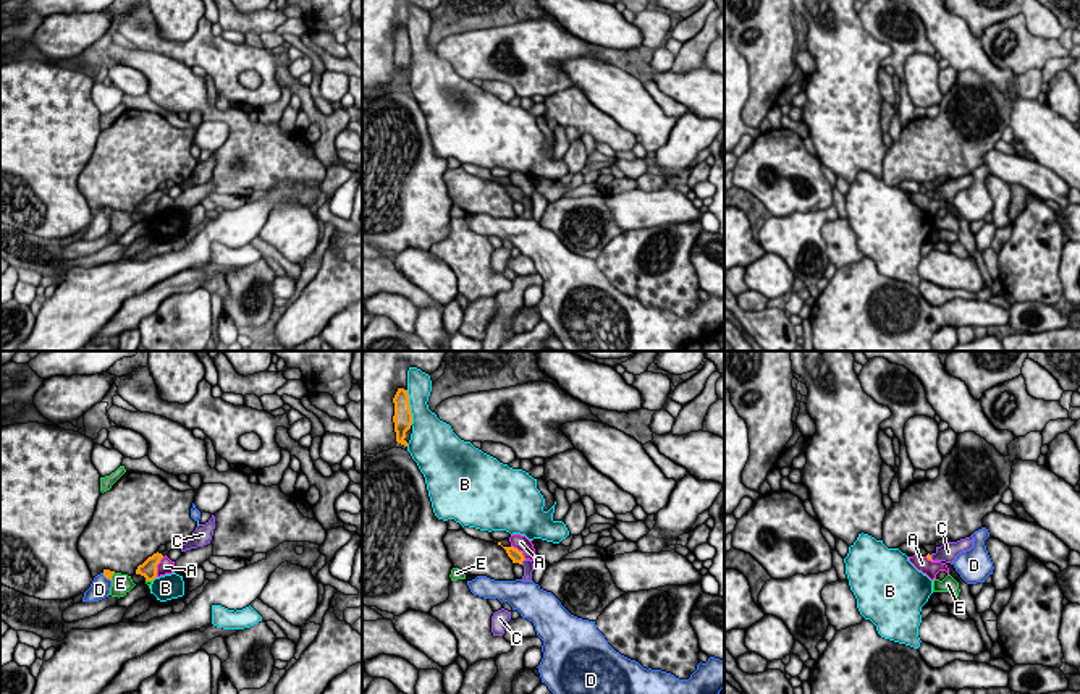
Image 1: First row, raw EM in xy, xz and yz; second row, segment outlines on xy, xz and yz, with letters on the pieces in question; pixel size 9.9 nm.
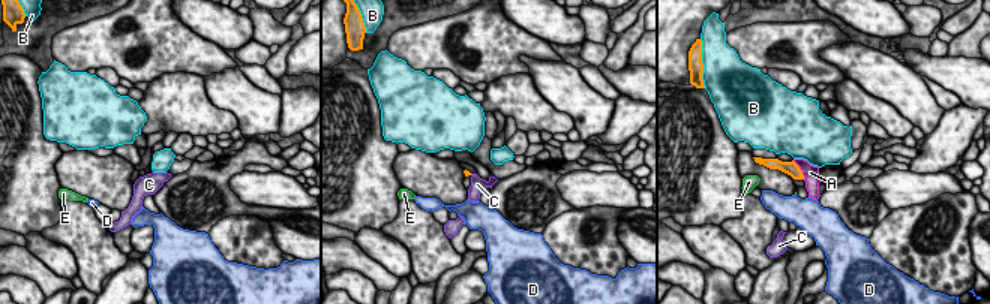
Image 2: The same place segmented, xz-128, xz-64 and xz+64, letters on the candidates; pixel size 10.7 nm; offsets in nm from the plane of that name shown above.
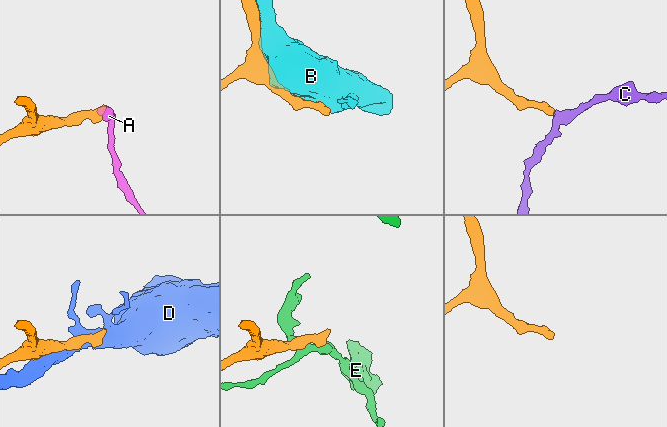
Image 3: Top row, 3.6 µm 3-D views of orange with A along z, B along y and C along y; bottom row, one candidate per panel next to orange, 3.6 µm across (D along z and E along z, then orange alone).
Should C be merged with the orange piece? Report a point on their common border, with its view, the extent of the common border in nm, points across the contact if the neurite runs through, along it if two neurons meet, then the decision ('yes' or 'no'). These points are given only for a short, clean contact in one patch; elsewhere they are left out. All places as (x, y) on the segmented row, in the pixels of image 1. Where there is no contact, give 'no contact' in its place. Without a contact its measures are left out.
meets orange in xz at (523, 560); contact 70 nm long; runs through xz (513, 554), (523, 560), (527, 565); yes

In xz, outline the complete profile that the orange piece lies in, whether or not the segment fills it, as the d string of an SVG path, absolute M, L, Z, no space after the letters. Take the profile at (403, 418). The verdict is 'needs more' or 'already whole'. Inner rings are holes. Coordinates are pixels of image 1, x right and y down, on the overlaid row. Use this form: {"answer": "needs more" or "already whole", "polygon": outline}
{"answer": "already whole", "polygon": "M398 388L394 398L394 432L396 432L396 442L407 446L406 432L411 429L412 424L412 413L411 413L411 404L409 404L409 395L407 390Z"}

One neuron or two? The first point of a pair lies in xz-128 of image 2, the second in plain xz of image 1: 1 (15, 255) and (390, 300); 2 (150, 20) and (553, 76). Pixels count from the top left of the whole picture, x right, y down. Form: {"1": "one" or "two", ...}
{"1": "two", "2": "one"}

